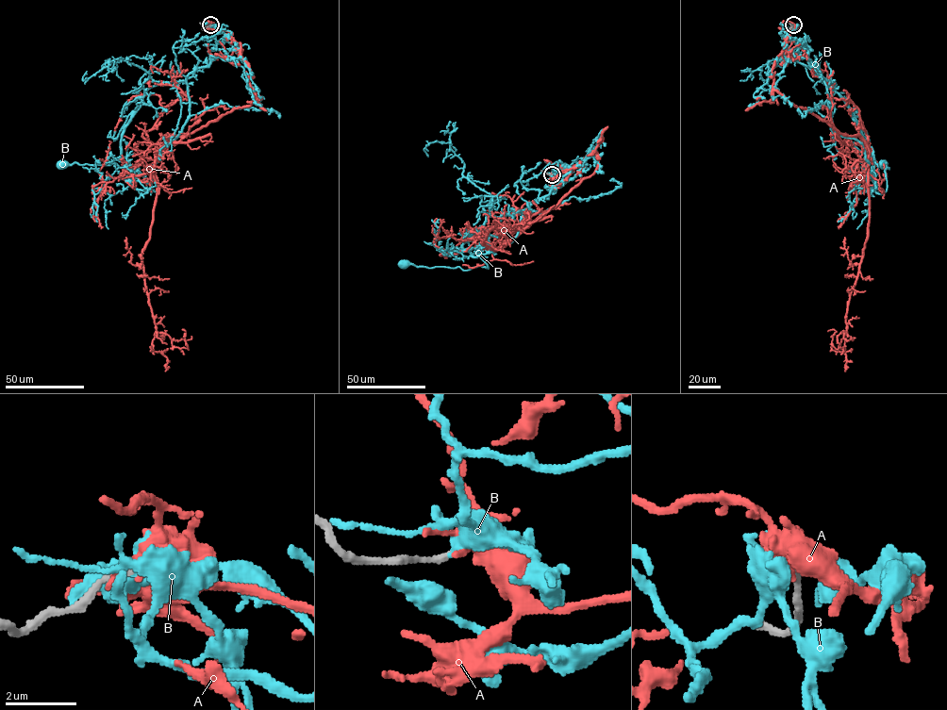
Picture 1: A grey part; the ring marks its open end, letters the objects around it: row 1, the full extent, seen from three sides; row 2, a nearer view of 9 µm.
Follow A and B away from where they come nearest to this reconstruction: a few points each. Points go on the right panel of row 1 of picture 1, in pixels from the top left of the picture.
A: (792, 25), (772, 90), (859, 136), (869, 150), (869, 225), (844, 346), (837, 349), (836, 331), (827, 331)
B: (792, 24), (835, 131), (861, 143), (870, 188), (882, 194), (883, 164)

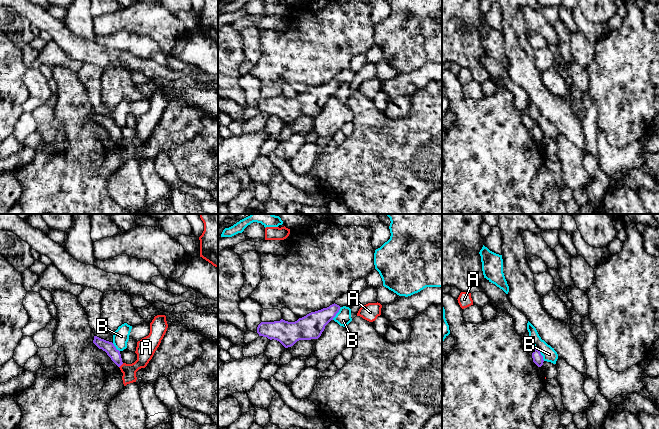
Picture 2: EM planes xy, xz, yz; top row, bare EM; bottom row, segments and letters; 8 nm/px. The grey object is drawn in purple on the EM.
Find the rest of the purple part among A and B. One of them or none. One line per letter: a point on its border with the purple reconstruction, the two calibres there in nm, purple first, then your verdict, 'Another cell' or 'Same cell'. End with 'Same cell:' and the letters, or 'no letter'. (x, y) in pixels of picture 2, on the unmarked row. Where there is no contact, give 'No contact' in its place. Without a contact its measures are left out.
A: Touches purple at xy (121, 140). Thickness 90 nm (purple) against 160 nm. Another cell
B: Touches purple at yz (540, 130). Thickness 80 nm (purple) against 110 nm. Another cell
Same cell: no letter

